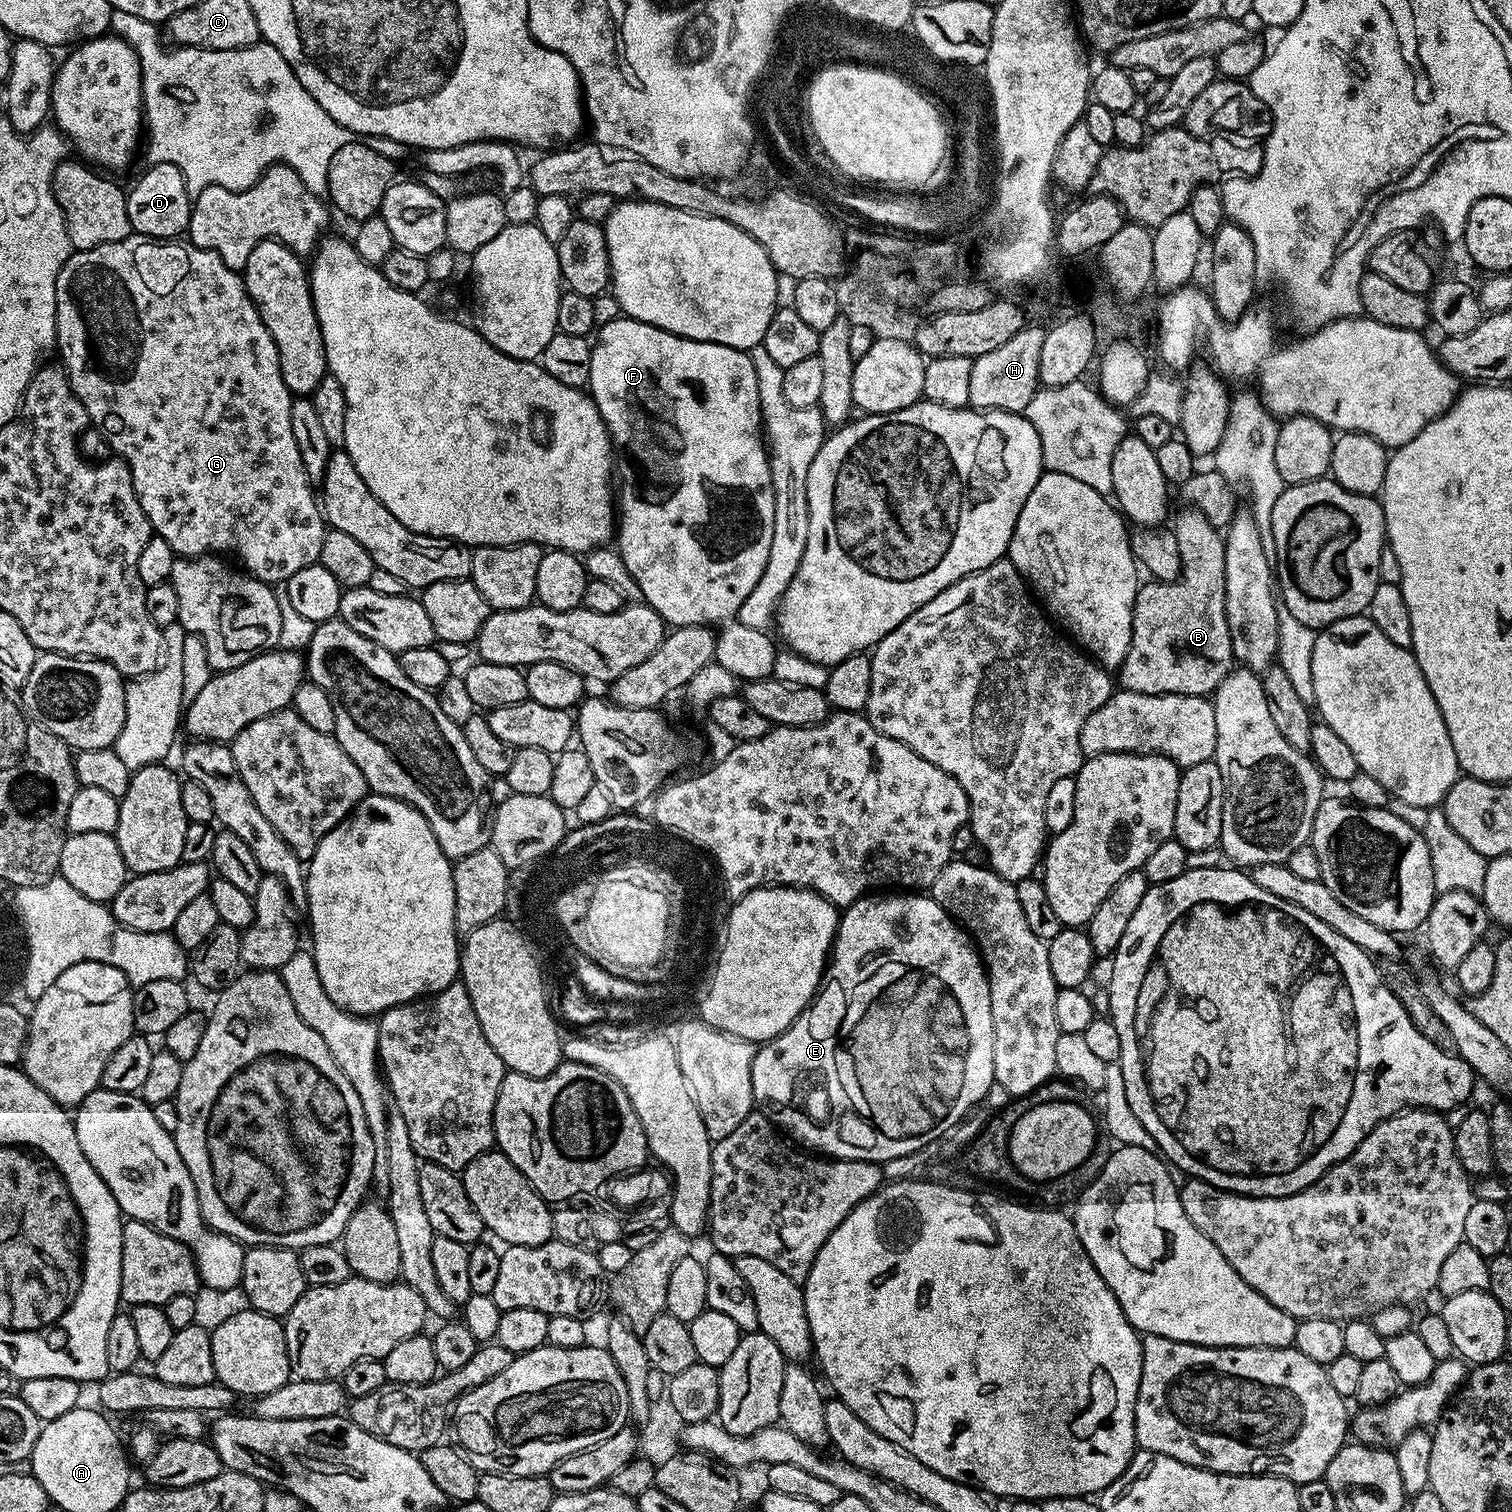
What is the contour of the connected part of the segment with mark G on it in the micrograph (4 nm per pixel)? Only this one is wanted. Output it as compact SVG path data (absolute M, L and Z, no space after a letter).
M133 234L125 240L90 250L73 251L61 263L60 272L54 278L55 347L60 348L62 367L68 374L74 394L82 406L86 406L89 421L98 426L109 449L128 465L136 497L153 533L170 542L170 550L174 550L177 557L195 558L209 554L237 556L248 575L266 584L280 586L298 574L298 570L319 561L326 531L317 493L316 496L312 493L313 481L306 474L306 466L302 466L302 454L298 454L298 442L294 442L294 430L290 427L294 397L286 382L282 382L278 346L274 346L270 330L266 330L250 294L244 288L243 275L237 269L226 266L218 254L180 243L184 242L161 242Z

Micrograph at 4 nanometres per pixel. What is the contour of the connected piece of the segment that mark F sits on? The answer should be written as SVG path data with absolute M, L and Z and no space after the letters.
M623 314L617 315L616 320L606 322L599 325L598 331L592 340L592 353L590 354L590 378L586 385L587 391L590 393L594 403L598 406L598 410L602 414L604 423L608 426L608 436L612 439L613 449L618 450L618 455L614 460L614 476L618 481L618 540L620 536L620 544L618 543L618 551L622 562L626 562L626 570L630 570L630 574L634 578L634 582L638 582L638 590L642 590L644 595L643 603L651 606L656 613L664 619L665 625L672 628L681 628L682 626L717 626L723 620L728 620L737 615L742 606L742 602L746 602L750 590L754 590L754 586L758 586L758 578L762 578L762 570L766 570L766 558L770 558L770 541L774 539L774 482L770 474L770 462L768 461L768 449L766 447L766 437L762 431L762 421L760 419L760 403L758 402L758 378L754 374L754 362L751 355L747 351L731 348L730 346L722 346L714 342L702 342L701 340L691 340L685 336L679 336L673 332L662 330L658 326L650 326L646 322L638 322L634 318Z

